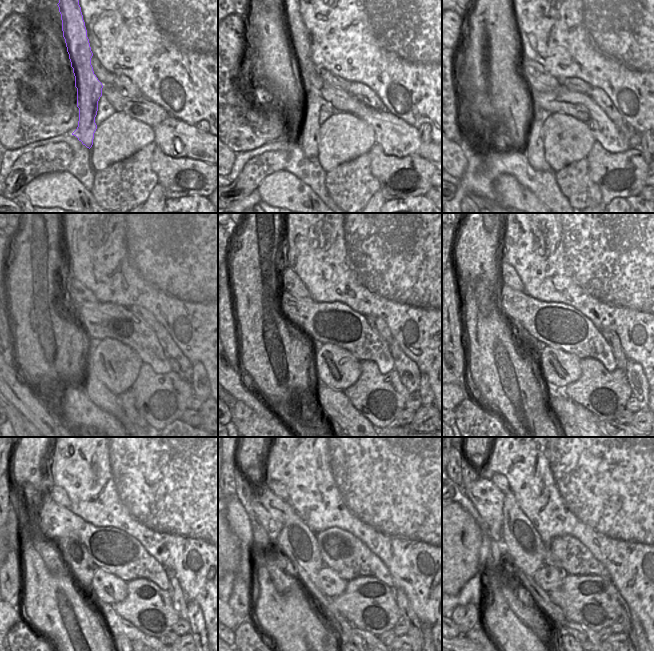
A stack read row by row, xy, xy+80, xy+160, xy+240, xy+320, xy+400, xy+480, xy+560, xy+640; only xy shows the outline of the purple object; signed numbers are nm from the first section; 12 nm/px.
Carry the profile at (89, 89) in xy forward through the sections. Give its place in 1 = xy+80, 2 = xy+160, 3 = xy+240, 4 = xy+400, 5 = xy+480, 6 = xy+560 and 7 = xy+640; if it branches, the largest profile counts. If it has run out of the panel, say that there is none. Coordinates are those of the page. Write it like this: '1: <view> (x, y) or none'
1: xy+80 (309, 139)
2: xy+160 (535, 151)
3: xy+240 (96, 391)
4: xy+400 (565, 408)
5: none
6: none
7: none

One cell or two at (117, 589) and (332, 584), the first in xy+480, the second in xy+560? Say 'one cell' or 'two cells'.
one cell

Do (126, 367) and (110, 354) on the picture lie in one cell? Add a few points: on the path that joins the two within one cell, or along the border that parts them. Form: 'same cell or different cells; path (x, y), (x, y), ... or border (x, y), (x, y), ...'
same cell; path (122, 363), (114, 358)

